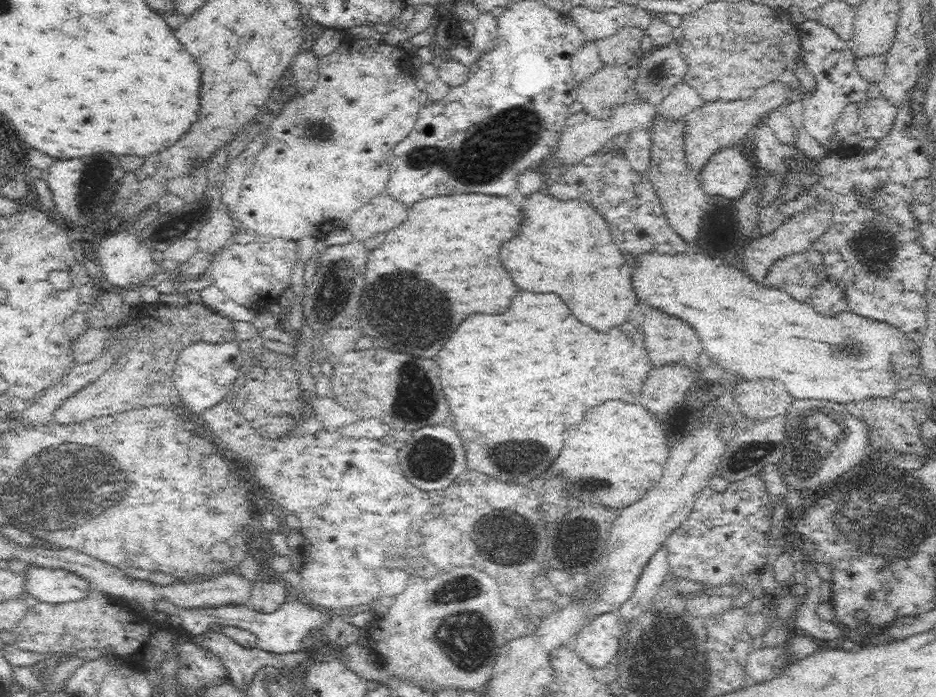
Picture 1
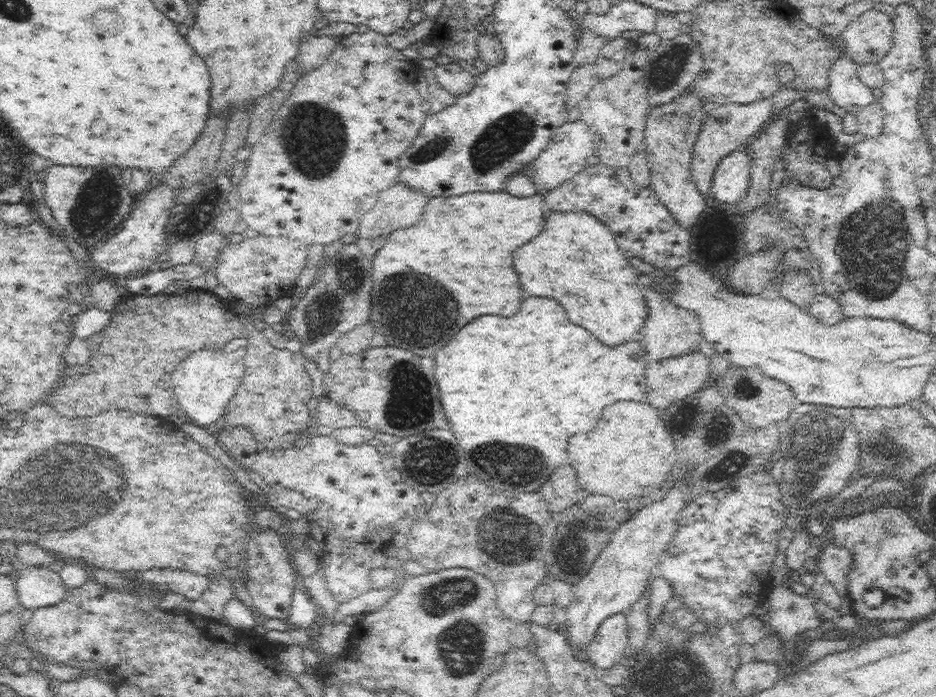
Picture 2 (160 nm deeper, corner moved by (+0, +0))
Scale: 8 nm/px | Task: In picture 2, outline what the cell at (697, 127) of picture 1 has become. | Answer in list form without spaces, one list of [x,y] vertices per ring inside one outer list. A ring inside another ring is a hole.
[[[763,97],[749,104],[728,102],[719,105],[715,111],[704,112],[700,131],[692,144],[691,175],[705,196],[708,197],[708,188],[718,162],[732,150],[747,149],[749,143],[765,129],[767,123],[774,120],[775,116],[771,97]]]

